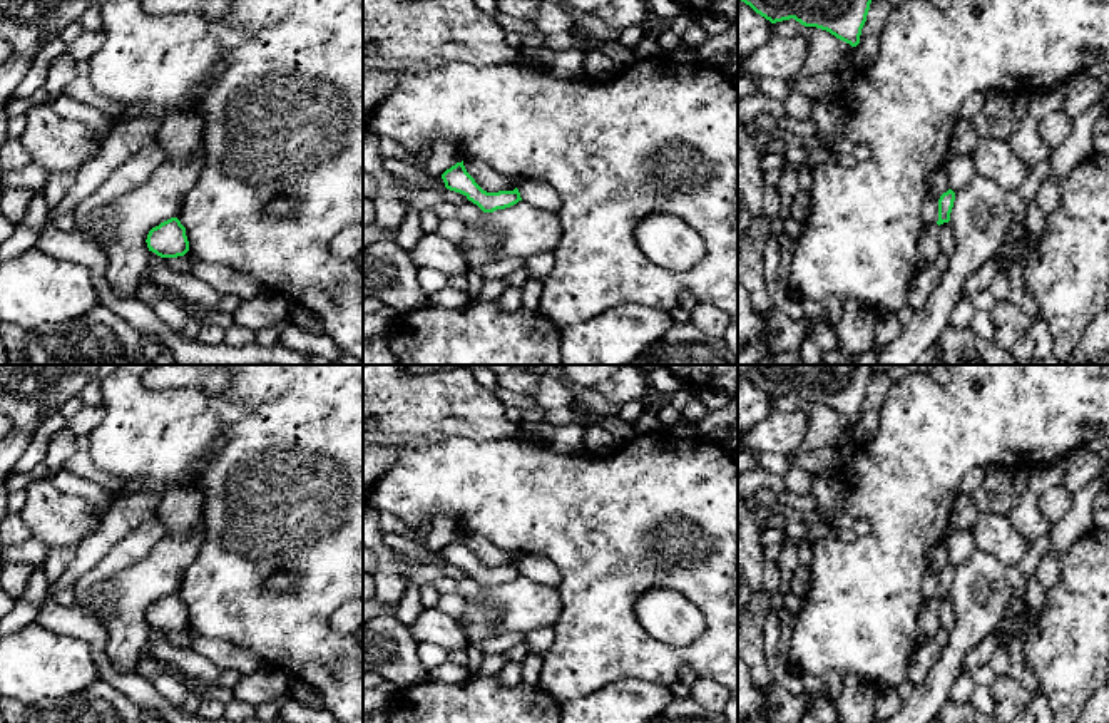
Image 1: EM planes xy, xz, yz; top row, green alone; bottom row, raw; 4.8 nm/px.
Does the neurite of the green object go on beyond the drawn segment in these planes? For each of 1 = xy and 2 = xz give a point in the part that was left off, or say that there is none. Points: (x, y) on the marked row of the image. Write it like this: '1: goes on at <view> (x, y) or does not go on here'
1: does not go on here
2: does not go on here

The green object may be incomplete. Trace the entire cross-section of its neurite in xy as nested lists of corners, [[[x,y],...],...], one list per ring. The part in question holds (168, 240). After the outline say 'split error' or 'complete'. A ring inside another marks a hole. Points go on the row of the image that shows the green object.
[[[171,218],[152,228],[147,234],[147,248],[161,258],[177,258],[189,251],[186,228],[177,218]]]; complete

